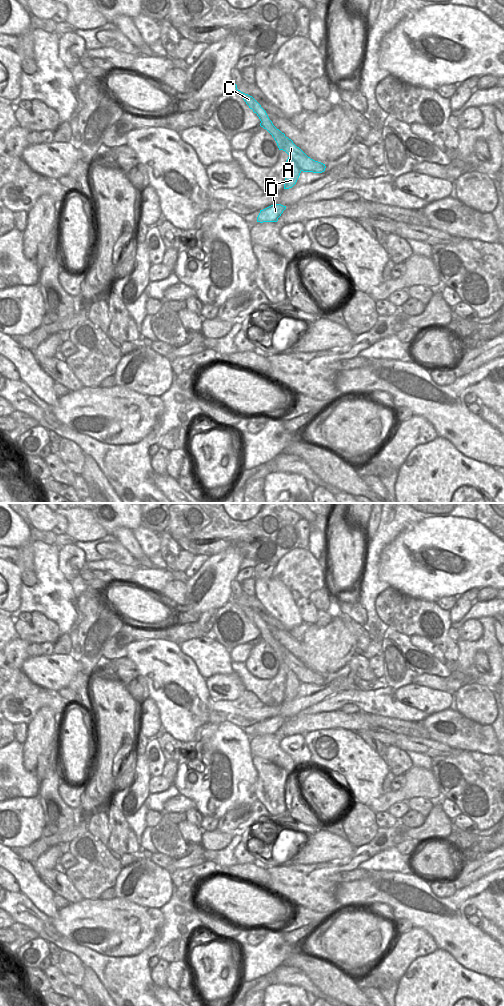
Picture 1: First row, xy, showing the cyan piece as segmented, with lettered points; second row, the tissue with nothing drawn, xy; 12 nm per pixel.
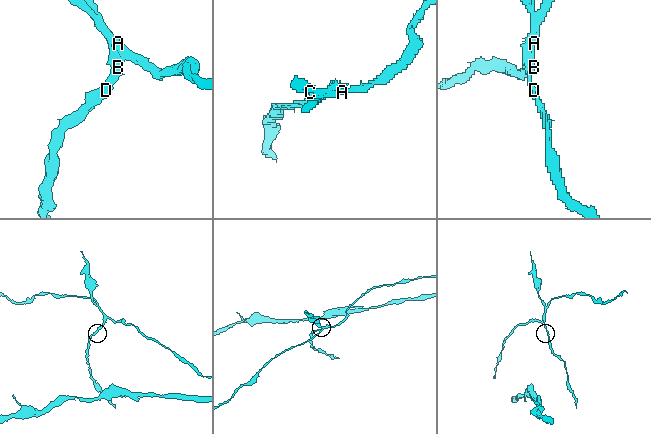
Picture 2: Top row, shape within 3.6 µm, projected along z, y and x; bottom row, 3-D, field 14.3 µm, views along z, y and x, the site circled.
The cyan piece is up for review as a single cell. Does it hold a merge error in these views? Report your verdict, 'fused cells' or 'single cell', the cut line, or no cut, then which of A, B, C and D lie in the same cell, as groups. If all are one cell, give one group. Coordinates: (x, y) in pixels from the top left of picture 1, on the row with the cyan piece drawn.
fused cells; cut xy (269, 120), (273, 129), (283, 139), (283, 148), (285, 150); groups A / B C D

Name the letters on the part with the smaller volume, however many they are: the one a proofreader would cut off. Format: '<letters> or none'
B, C, D

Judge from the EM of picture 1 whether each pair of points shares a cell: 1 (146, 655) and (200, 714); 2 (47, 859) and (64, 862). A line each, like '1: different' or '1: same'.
1: same
2: different

